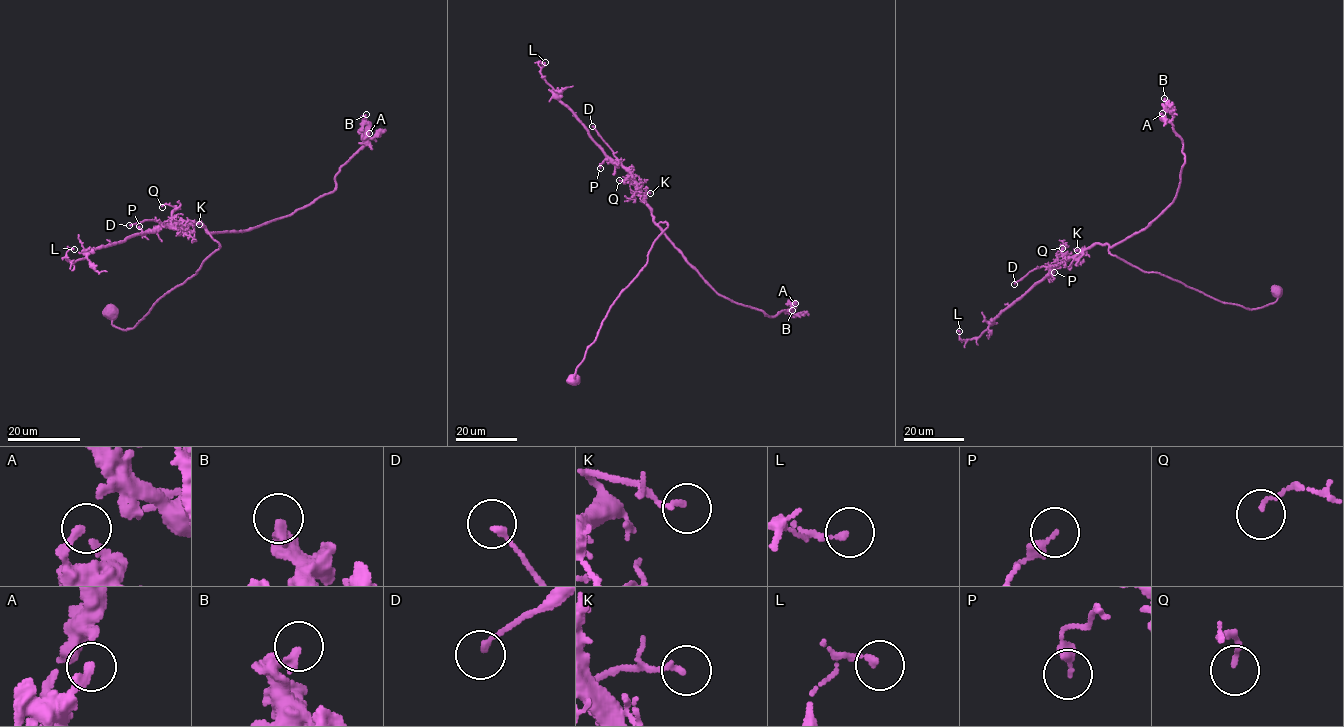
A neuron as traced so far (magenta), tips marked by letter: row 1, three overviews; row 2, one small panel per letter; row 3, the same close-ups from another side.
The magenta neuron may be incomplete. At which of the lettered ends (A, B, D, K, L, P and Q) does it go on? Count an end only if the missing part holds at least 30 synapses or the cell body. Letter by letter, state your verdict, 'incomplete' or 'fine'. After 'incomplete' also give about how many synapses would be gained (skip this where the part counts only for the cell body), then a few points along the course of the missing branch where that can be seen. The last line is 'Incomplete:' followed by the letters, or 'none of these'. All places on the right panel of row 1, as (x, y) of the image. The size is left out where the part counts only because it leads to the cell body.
A: fine
B: fine
D: fine
K: fine
L: fine
P: fine
Q: fine
Incomplete: none of these

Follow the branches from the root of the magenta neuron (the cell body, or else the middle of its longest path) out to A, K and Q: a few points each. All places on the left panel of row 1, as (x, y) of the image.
A: (113, 311), (112, 325), (134, 327), (219, 247), (208, 233), (250, 230), (330, 193), (339, 169), (369, 133)
K: (113, 311), (112, 325), (134, 327), (161, 296), (196, 273), (219, 247), (201, 221), (188, 220), (199, 224)
Q: (113, 311), (112, 325), (134, 327), (219, 247), (201, 221), (174, 226), (174, 208), (162, 207)

